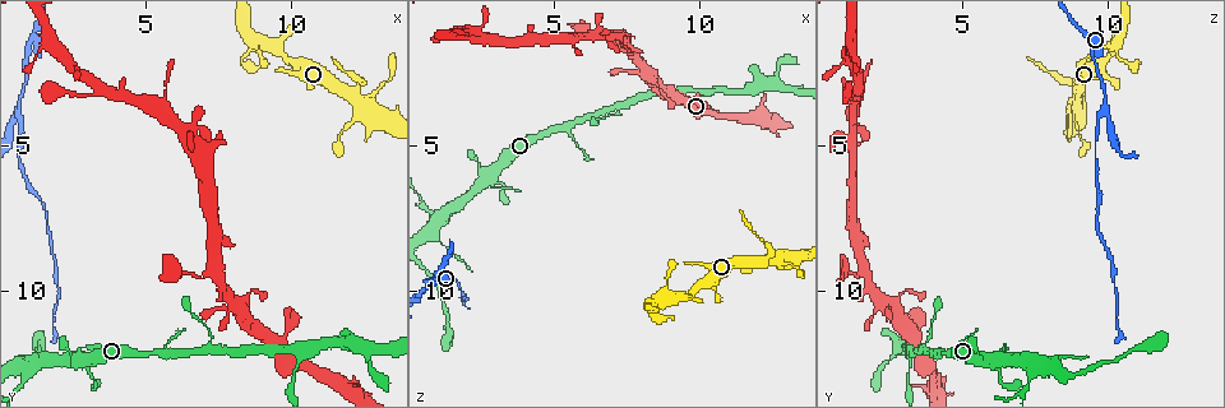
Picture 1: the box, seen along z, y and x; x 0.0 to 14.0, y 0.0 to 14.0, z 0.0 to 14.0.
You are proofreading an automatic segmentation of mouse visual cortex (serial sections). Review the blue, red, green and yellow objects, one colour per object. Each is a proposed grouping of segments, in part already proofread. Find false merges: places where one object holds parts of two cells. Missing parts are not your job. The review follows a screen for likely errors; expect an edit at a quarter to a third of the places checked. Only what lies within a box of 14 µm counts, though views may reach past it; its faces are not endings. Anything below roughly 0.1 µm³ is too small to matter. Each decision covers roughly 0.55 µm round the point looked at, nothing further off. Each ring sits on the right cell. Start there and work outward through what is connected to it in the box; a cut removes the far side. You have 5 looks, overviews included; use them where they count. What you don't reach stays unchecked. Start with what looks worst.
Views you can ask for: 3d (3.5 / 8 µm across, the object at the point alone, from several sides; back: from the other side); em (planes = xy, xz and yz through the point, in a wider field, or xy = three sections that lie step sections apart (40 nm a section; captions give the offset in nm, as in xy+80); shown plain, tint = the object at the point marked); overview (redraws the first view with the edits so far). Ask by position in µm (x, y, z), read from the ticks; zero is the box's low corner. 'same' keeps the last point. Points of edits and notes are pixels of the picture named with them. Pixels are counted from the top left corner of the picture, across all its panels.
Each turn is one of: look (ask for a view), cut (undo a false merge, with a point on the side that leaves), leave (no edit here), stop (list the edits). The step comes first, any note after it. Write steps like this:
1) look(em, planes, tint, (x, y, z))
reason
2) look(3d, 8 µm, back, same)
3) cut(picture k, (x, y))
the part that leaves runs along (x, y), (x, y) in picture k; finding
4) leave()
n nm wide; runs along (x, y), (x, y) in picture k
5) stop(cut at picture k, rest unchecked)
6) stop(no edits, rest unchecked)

look(3d, 3.5 µm, (10.3, 11.9, 3.1))
arms part here

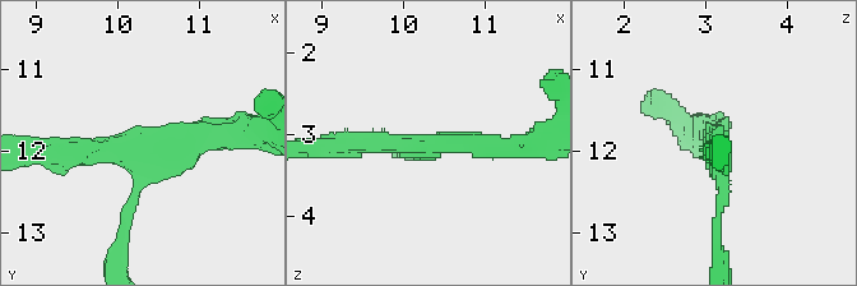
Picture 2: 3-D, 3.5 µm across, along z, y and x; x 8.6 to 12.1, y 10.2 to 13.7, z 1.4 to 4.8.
look(em, planes, tint, (10.20, 12.00, 3.10))
3 arms; arms of 150, 300, 300 nm

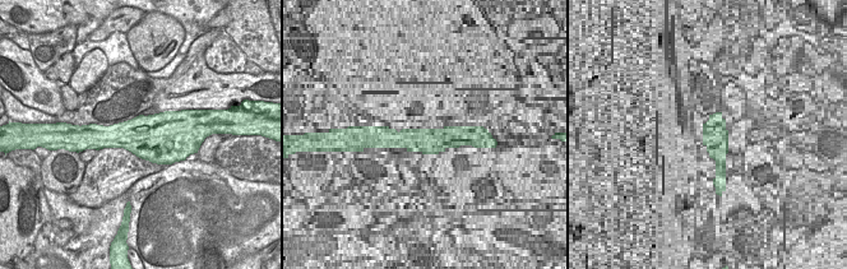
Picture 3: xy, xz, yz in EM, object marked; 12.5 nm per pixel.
look(em, xy, step 1, tint, same)
another direction

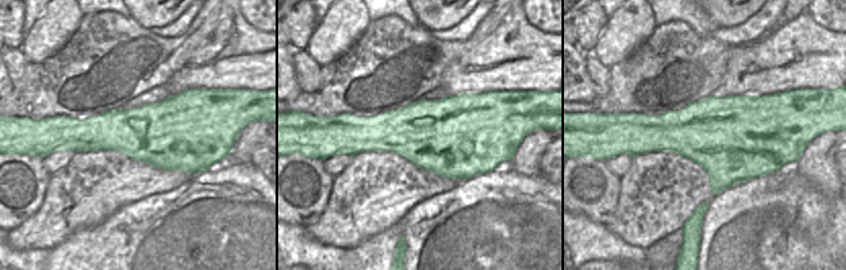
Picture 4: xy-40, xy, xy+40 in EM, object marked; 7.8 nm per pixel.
leave()
runs along (49, 152), (162, 148), (217, 133) in picture 2; continuous, no second cell

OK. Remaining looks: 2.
look(3d, 3.5 µm, back, (7.4, 9.5, 1.6))
arms part here

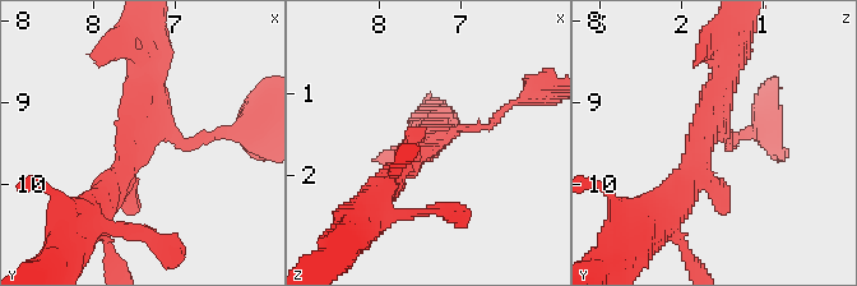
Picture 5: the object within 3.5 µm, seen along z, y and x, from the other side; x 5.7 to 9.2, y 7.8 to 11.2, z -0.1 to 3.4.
look(em, xy, step 2, tint, (7.45, 9.45, 1.75))
shape alone is not enough

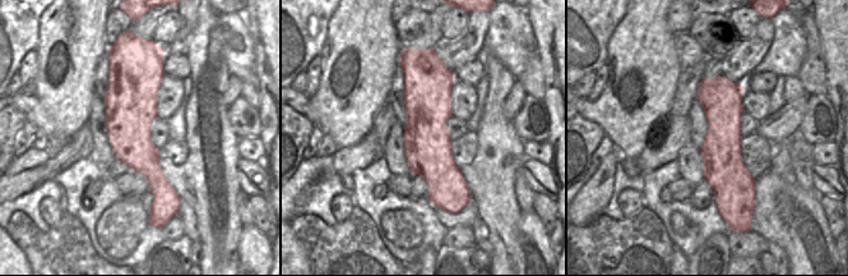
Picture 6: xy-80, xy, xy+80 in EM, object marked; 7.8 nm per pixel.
leave()
one cell here

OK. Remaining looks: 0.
stop(no edits, rest unchecked)

